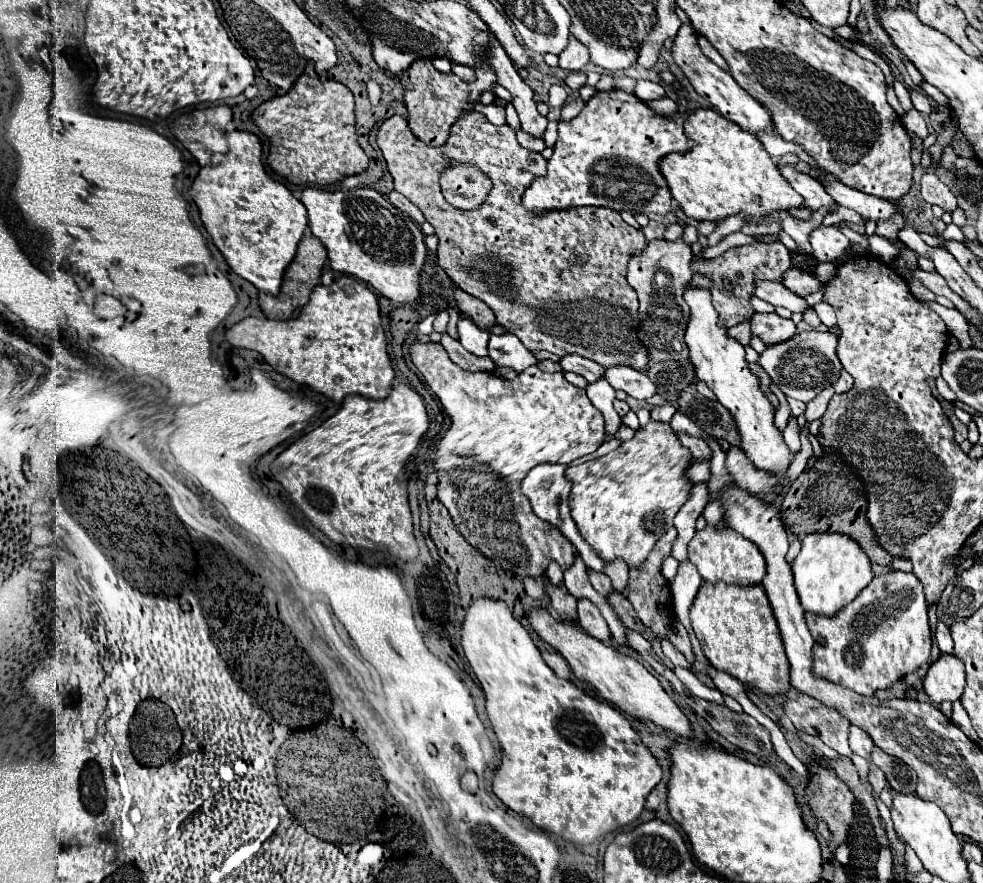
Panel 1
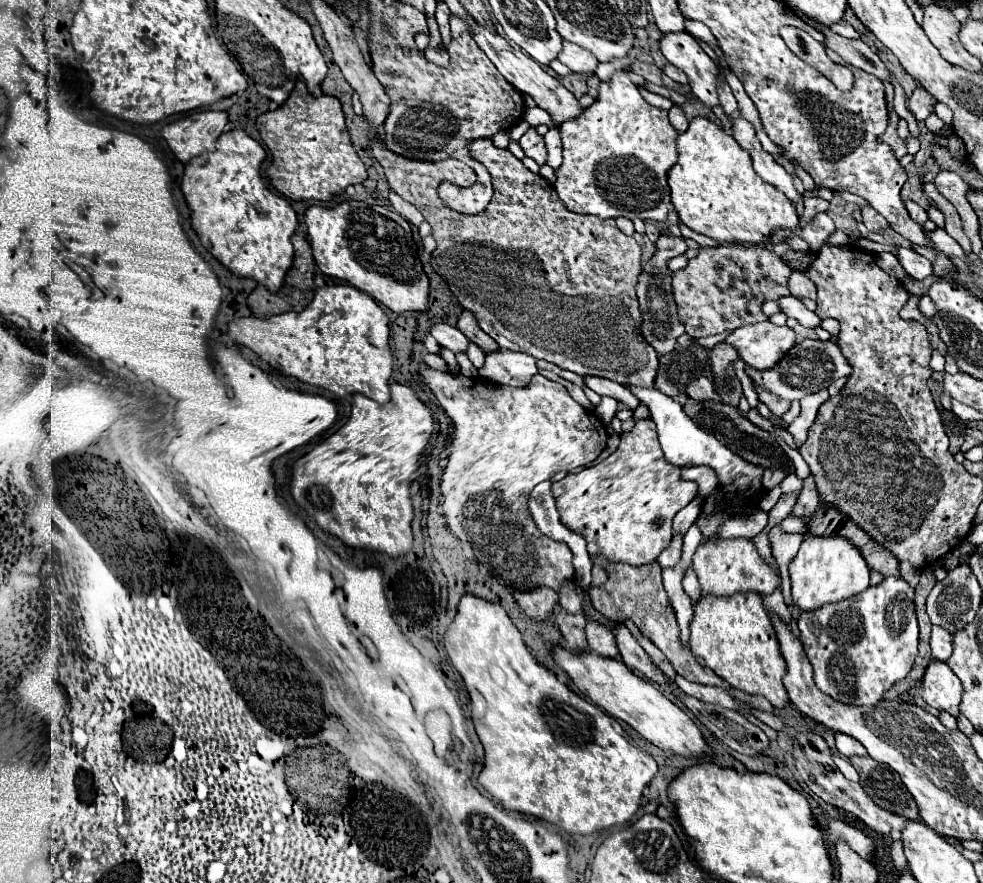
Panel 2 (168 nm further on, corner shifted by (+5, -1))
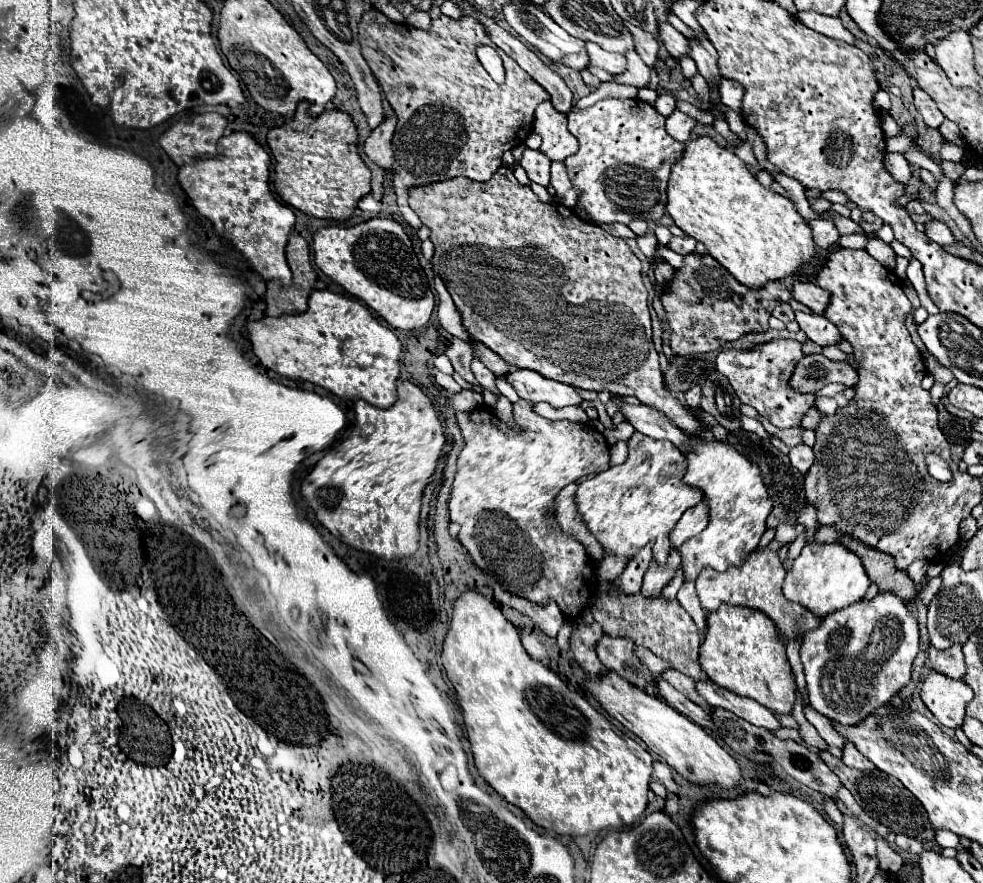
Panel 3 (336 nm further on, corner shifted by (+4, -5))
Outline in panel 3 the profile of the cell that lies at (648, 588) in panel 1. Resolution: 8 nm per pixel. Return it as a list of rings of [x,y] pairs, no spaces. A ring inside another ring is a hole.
[[[641,594],[621,598],[621,596],[601,596],[589,602],[589,610],[605,630],[607,636],[631,638],[637,646],[649,648],[655,656],[669,660],[675,670],[691,676],[695,682],[707,680],[707,674],[699,666],[699,630],[695,622],[685,614],[685,608],[677,600],[665,598],[645,598]]]

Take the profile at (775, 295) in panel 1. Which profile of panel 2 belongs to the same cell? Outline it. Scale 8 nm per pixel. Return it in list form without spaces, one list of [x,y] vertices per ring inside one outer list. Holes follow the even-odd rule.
[[[784,296],[784,298],[778,298],[778,304],[780,304],[780,310],[788,316],[788,318],[794,318],[798,320],[802,326],[806,328],[816,328],[820,324],[820,318],[810,312],[798,298],[794,296]]]

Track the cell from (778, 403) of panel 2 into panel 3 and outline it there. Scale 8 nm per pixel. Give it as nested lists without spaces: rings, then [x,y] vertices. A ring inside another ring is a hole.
[[[771,340],[765,344],[759,344],[755,350],[743,352],[735,348],[723,348],[717,354],[715,368],[719,374],[723,374],[733,392],[739,396],[743,404],[753,406],[763,418],[767,418],[777,428],[791,428],[801,422],[805,412],[815,406],[815,394],[801,394],[789,386],[789,380],[793,376],[793,370],[797,362],[803,358],[801,344],[795,340]]]

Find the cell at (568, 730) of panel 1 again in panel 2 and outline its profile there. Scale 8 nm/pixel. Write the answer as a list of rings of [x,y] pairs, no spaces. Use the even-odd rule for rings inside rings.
[[[466,594],[462,596],[460,604],[458,604],[458,614],[454,618],[454,622],[448,626],[446,634],[444,634],[444,648],[448,652],[448,658],[452,662],[452,666],[462,674],[464,678],[464,684],[466,684],[466,690],[470,694],[470,702],[472,702],[472,722],[476,726],[476,734],[484,746],[484,752],[486,752],[486,758],[484,758],[484,770],[480,772],[478,776],[478,782],[484,790],[488,790],[506,810],[516,810],[516,812],[522,812],[522,814],[532,814],[540,820],[546,820],[550,824],[558,824],[558,828],[566,830],[568,834],[592,834],[592,832],[598,832],[598,830],[604,830],[604,828],[610,828],[614,824],[626,824],[638,810],[640,806],[640,800],[642,800],[642,790],[648,786],[648,782],[656,776],[658,772],[658,766],[656,766],[656,760],[632,746],[626,738],[626,732],[624,728],[620,726],[618,720],[610,718],[604,710],[600,710],[598,706],[592,706],[590,702],[582,700],[578,694],[574,694],[568,686],[560,684],[558,678],[542,668],[534,656],[528,652],[518,628],[512,624],[510,616],[506,614],[506,610],[500,606],[500,604],[494,604],[494,602],[488,602],[484,598],[476,598],[472,594]]]

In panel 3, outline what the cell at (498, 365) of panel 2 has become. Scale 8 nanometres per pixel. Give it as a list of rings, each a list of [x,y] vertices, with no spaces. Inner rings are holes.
[[[515,370],[507,374],[505,380],[515,388],[519,398],[533,404],[547,402],[553,408],[563,408],[563,406],[579,406],[583,402],[573,386],[547,380],[533,370]]]

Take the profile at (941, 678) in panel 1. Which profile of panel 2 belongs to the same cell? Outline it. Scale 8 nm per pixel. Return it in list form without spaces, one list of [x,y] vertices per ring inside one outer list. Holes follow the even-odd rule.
[[[932,660],[922,678],[922,698],[928,706],[936,710],[946,710],[952,716],[958,716],[962,696],[962,682],[950,670],[946,662]]]

